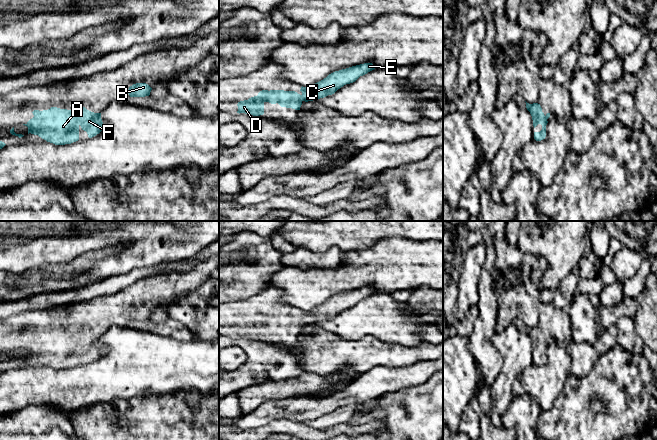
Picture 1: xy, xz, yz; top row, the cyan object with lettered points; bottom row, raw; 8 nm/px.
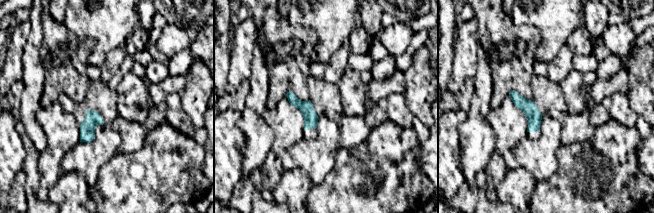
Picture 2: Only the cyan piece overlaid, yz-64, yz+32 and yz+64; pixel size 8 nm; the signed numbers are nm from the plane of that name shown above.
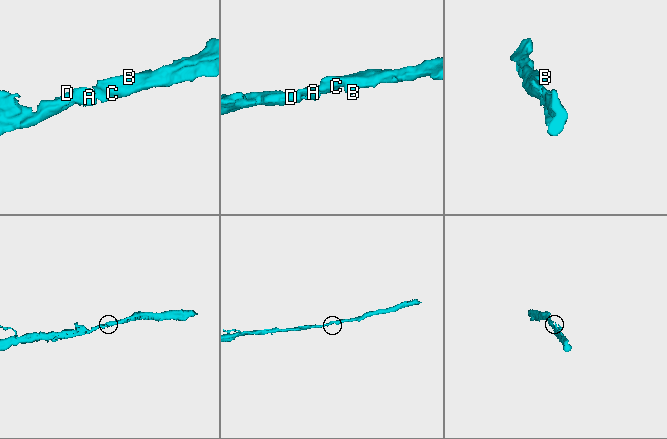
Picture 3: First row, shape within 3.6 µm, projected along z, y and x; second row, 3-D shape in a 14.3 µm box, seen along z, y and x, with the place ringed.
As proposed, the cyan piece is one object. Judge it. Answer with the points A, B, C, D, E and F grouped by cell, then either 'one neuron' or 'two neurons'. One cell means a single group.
groups A B C D E F; one neuron

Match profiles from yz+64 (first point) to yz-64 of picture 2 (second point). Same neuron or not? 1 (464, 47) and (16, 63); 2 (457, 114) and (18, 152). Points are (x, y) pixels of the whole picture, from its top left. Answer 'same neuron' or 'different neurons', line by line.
1: same neuron
2: same neuron

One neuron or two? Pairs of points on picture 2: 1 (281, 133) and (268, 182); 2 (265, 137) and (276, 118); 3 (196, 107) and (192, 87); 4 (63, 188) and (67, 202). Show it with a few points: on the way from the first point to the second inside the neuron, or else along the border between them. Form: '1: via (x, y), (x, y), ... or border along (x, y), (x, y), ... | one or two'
1: via (279, 145), (274, 154), (272, 170) | one
2: border along (266, 107), (261, 117), (272, 132), (269, 151) | two
3: via (194, 102), (193, 92) | one
4: via (66, 191), (67, 199) | one

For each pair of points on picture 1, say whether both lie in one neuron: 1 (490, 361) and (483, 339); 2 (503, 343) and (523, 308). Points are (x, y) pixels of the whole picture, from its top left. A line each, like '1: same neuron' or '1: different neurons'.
1: same neuron
2: different neurons

